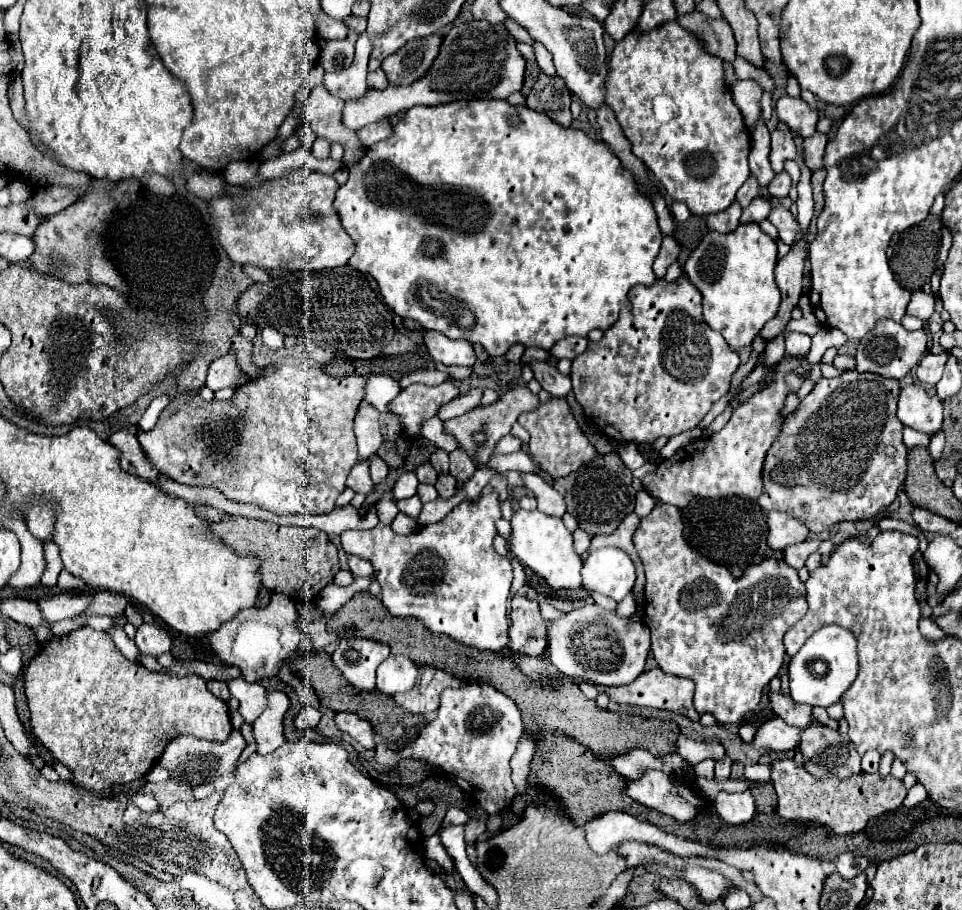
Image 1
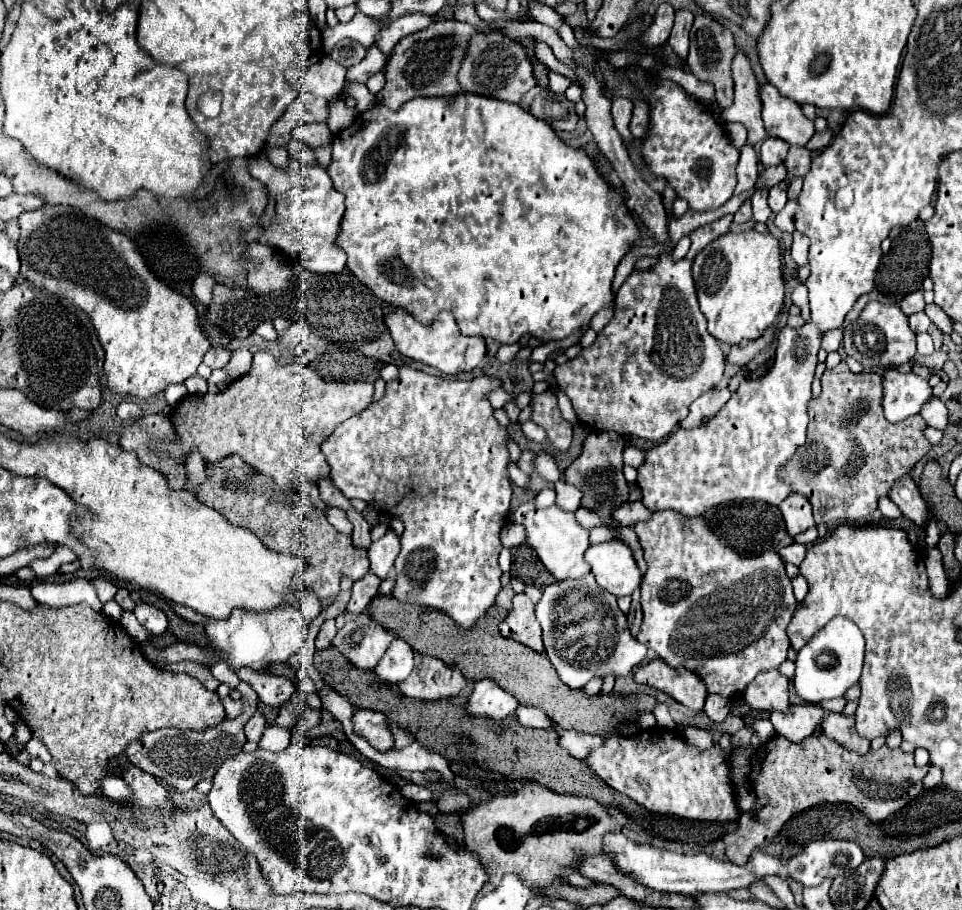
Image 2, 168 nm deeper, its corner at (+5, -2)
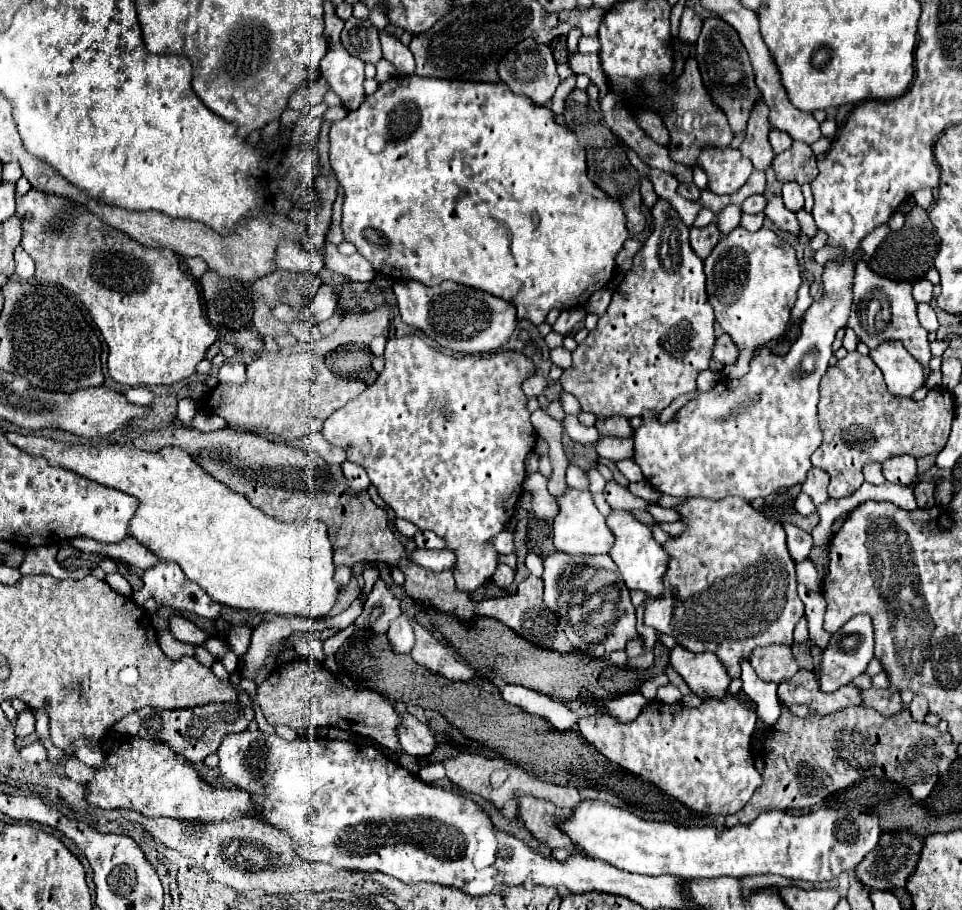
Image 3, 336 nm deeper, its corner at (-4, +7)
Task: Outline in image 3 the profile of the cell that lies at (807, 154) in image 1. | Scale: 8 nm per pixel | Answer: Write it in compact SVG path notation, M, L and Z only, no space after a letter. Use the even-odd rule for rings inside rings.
M794 142L790 150L778 154L772 162L778 182L796 182L796 184L810 184L818 176L816 156L810 146L802 142Z

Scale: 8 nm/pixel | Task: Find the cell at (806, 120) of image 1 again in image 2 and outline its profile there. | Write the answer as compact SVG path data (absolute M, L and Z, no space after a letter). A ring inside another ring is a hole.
M773 85L761 87L763 121L765 131L771 137L779 137L789 145L805 145L815 133L813 123L803 115L799 103L783 97Z

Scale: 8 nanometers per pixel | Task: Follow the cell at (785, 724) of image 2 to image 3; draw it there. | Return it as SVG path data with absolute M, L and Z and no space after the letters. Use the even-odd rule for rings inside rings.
M798 670L790 680L780 682L778 696L796 716L810 714L812 710L820 714L830 714L850 704L852 706L862 704L862 692L854 684L848 684L832 694L826 694L818 688L814 672L810 670Z

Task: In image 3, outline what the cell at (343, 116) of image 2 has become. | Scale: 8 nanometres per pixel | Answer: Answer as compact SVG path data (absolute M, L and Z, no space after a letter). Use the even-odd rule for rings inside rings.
M332 44L322 58L322 76L340 94L348 110L356 110L364 102L364 62L346 52L342 44Z

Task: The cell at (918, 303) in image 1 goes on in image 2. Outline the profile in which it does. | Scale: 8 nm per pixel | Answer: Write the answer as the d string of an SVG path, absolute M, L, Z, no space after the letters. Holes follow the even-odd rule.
M915 291L915 293L907 295L907 297L905 297L905 299L899 303L899 307L903 309L903 313L905 313L905 315L913 315L913 313L923 311L923 309L925 309L923 291Z

